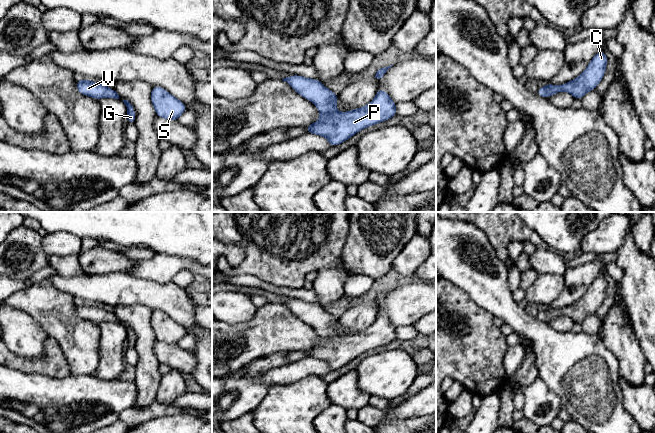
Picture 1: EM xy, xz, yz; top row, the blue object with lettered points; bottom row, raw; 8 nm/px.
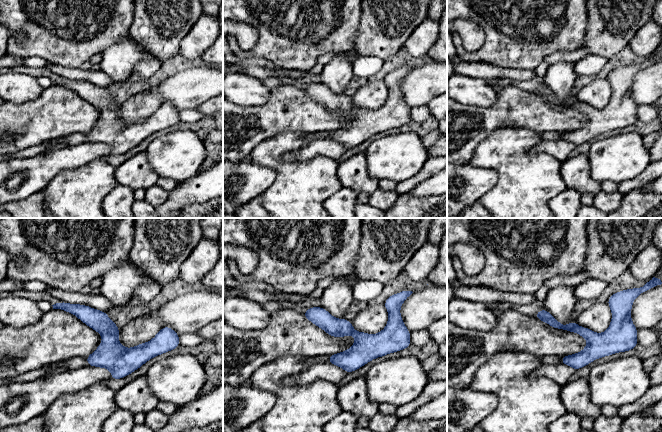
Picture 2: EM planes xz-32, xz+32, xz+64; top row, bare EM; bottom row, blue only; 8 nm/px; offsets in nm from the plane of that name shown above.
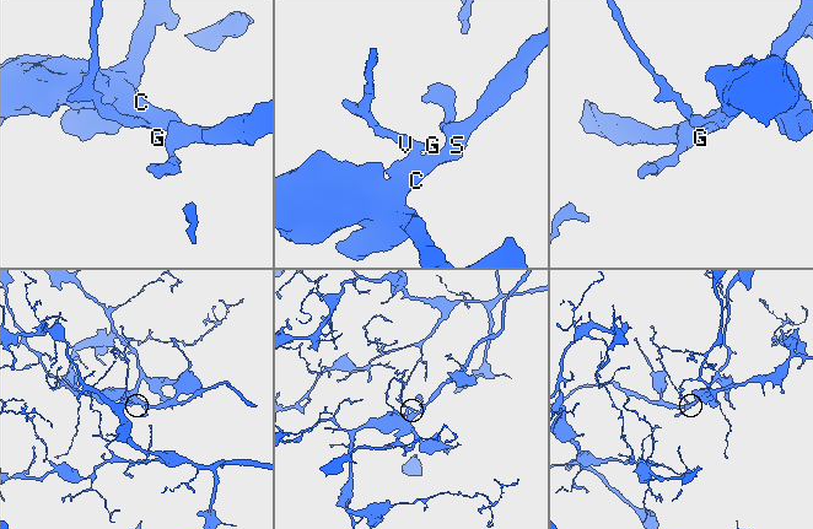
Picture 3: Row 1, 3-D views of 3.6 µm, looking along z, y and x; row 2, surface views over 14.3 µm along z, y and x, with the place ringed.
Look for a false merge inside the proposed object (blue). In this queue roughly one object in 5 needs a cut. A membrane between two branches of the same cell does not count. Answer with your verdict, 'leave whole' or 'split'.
leave whole

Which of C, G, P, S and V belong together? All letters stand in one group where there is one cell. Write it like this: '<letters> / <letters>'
C G P S V

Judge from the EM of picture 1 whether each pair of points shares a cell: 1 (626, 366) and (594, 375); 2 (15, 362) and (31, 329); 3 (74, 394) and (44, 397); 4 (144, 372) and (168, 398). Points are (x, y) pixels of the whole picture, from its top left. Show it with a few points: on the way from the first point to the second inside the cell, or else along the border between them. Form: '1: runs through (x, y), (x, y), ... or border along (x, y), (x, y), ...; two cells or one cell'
1: border along (606, 348), (616, 358), (618, 374), (620, 376); two cells
2: border along (10, 350), (24, 357), (41, 357); two cells
3: runs through (67, 397), (51, 397); one cell
4: border along (162, 376), (155, 398); two cells

